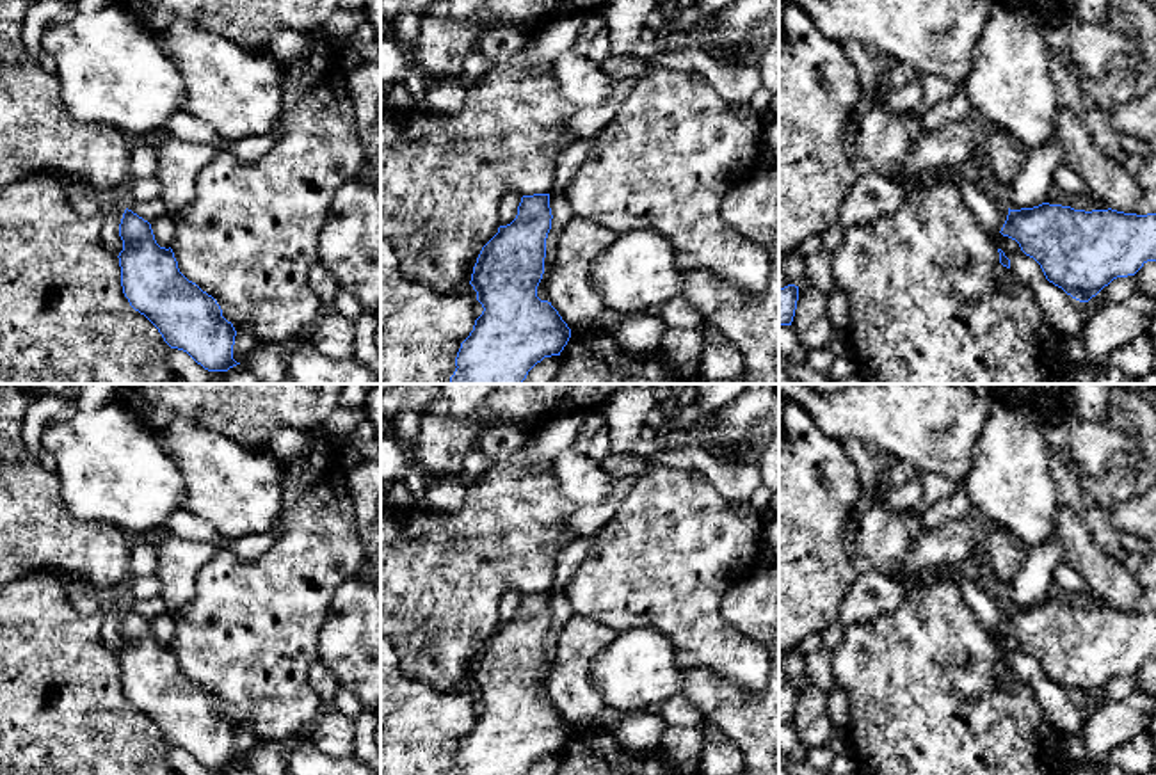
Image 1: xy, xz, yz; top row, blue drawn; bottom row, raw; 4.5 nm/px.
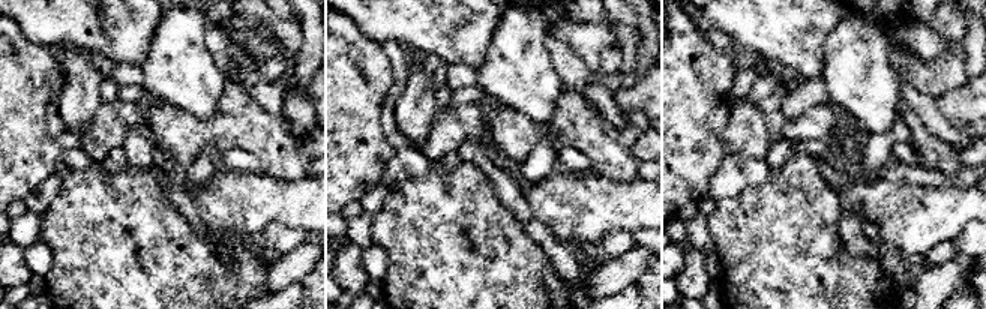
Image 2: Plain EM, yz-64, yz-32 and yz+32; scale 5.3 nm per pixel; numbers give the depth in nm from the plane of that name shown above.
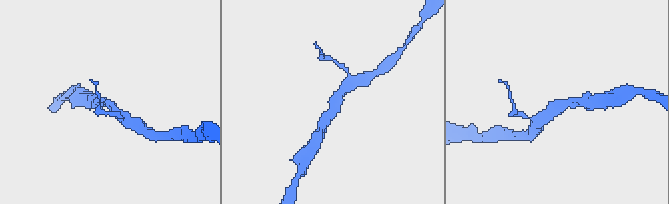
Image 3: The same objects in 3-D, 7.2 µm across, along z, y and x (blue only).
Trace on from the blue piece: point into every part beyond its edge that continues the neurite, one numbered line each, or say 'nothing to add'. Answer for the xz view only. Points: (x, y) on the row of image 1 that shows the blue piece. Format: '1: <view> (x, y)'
nothing to add

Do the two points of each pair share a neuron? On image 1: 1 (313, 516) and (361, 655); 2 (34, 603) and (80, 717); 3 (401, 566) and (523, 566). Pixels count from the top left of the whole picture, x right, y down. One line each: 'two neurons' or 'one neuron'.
1: two neurons
2: one neuron
3: one neuron

